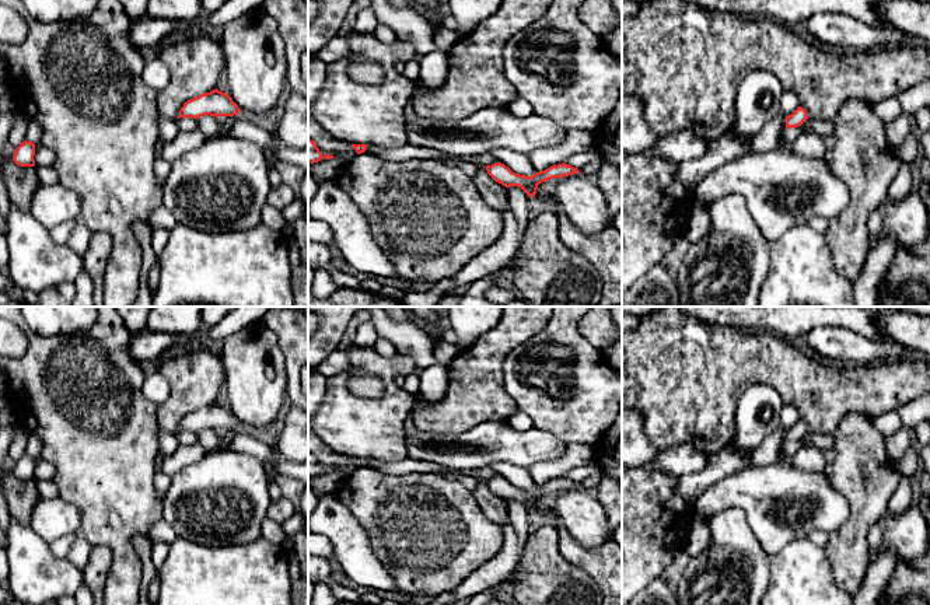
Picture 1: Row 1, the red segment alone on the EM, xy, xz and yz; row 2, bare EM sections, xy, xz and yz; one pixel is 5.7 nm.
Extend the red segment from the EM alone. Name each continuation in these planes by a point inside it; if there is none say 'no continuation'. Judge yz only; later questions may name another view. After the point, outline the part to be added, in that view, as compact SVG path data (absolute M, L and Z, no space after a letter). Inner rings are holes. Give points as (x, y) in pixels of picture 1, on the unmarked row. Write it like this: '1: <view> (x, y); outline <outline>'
no continuation

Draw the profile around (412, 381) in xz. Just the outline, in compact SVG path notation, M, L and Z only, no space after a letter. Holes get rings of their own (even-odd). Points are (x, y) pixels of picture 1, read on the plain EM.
M412 371L409 374L405 374L405 384L402 388L408 394L417 395L420 382L420 377L415 371Z

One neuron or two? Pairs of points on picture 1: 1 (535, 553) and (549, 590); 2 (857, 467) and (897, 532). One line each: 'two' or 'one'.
1: one
2: two

